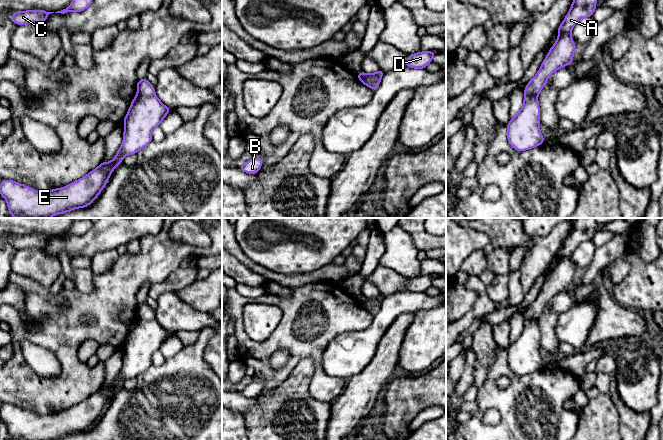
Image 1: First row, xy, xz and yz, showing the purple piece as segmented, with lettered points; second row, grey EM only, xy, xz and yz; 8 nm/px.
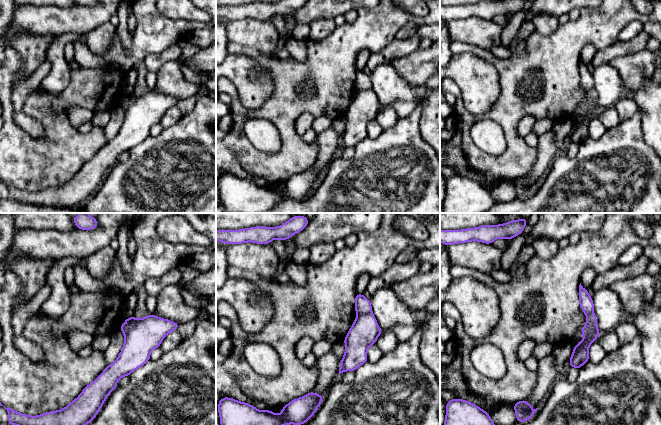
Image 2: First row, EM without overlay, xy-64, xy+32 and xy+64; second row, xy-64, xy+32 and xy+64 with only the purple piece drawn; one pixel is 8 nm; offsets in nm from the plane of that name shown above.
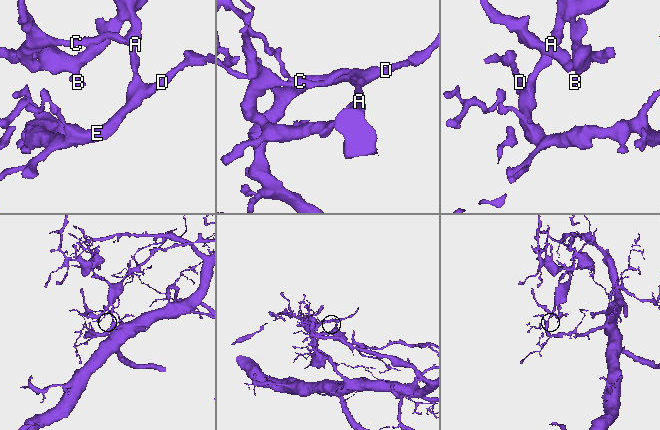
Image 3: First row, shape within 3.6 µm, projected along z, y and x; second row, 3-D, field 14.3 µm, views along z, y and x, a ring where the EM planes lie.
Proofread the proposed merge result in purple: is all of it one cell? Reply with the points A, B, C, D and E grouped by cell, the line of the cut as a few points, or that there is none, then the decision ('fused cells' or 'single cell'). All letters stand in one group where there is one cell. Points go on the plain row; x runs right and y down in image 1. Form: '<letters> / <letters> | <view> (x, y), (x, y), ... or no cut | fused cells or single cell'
A B C / D E | xy (137, 318), (154, 319) | fused cells

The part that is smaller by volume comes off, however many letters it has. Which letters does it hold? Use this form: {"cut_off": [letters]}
{"cut_off": ["A", "B", "C"]}

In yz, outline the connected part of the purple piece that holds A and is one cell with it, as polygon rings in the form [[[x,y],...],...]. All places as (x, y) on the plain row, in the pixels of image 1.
[[[576,218],[570,234],[558,251],[559,260],[550,272],[537,298],[524,312],[525,319],[538,320],[548,302],[558,293],[574,285],[576,268],[572,264],[572,252],[583,242],[591,241],[596,231],[596,218]]]

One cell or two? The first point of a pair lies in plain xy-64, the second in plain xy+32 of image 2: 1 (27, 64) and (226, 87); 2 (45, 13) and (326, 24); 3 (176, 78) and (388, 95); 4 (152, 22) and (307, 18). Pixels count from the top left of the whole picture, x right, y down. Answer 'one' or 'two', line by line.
1: two
2: two
3: one
4: two

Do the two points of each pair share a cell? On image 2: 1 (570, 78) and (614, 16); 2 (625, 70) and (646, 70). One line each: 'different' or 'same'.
1: same
2: same

